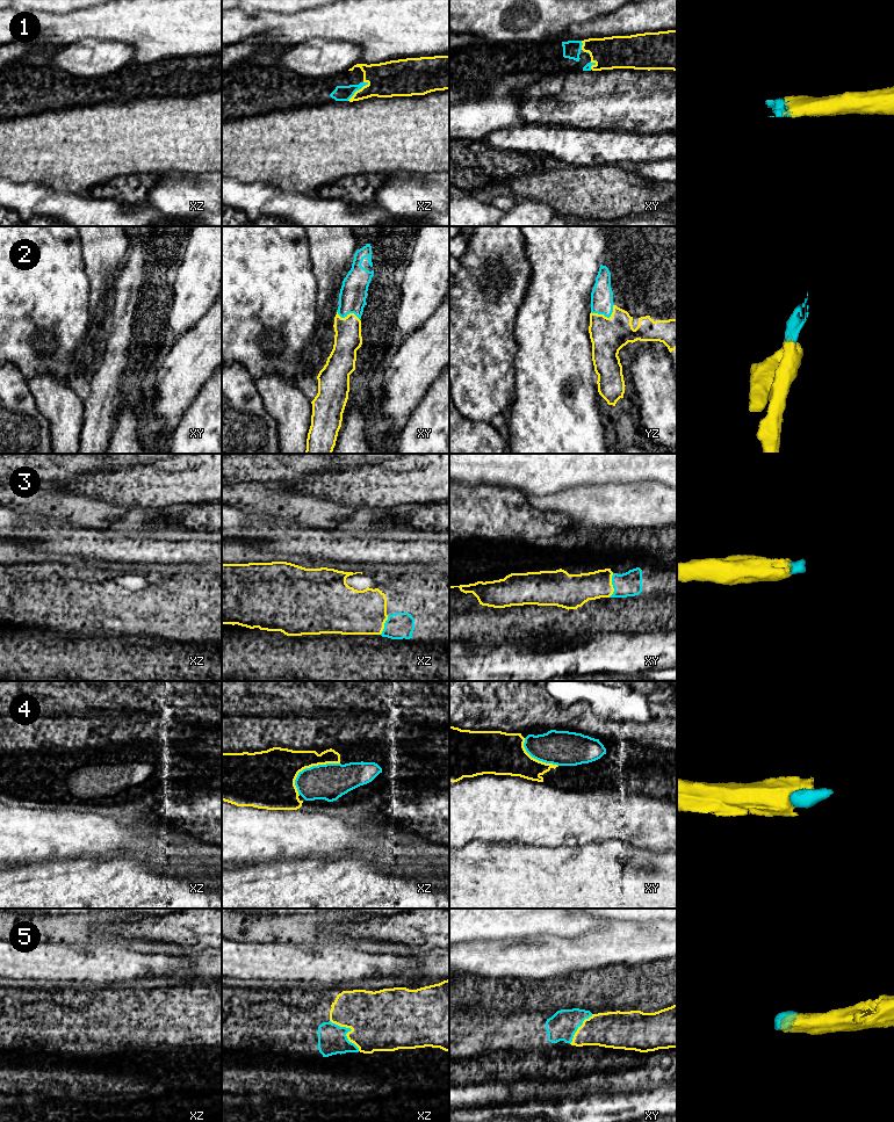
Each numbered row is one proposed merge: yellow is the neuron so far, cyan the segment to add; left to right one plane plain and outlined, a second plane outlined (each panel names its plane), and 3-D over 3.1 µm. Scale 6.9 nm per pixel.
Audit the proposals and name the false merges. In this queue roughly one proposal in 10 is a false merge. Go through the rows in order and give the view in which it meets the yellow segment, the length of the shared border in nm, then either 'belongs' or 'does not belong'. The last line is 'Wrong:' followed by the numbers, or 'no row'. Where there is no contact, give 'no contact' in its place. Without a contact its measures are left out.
1: xz | 200 nm | belongs
2: yz | 170 nm | belongs
3: xy | 170 nm | belongs
4: xz | 360 nm | belongs
5: xz | 300 nm | belongs
Wrong: no row

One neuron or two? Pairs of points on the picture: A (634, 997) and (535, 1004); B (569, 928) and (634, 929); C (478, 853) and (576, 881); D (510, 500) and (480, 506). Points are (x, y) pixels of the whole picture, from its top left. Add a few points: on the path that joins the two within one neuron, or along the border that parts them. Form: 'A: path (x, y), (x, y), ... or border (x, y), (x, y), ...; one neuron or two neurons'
A: path (610, 994), (560, 994); one neuron
B: border (604, 920), (600, 927), (574, 938); two neurons
C: path (503, 877), (506, 881), (552, 881); one neuron
D: path (503, 506), (487, 506); one neuron

